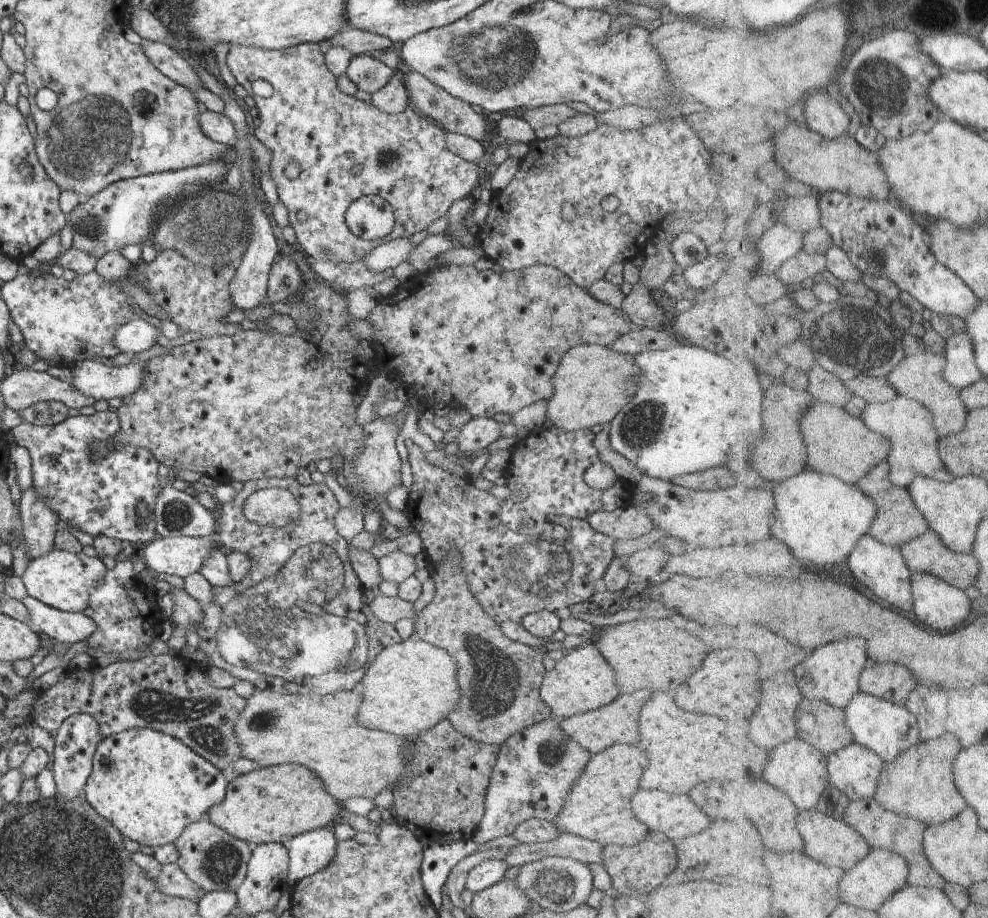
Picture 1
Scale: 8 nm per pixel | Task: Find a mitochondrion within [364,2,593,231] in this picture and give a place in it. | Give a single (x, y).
(496, 59)

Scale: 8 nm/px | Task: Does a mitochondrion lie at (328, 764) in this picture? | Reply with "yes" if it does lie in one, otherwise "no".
no

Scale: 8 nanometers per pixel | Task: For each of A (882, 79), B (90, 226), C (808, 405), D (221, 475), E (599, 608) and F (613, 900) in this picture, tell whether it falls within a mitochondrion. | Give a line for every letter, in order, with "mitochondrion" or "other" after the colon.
A: mitochondrion
B: mitochondrion
C: other
D: other
E: other
F: other

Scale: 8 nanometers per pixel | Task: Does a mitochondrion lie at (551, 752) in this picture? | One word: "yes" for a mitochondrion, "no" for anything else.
yes

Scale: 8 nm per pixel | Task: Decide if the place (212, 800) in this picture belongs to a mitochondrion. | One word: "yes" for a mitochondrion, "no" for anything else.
no

